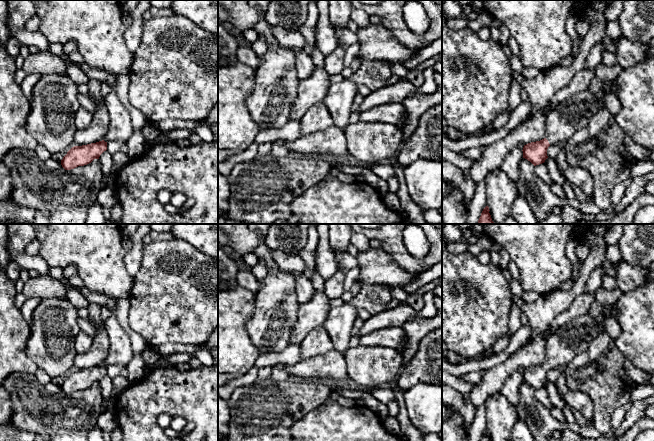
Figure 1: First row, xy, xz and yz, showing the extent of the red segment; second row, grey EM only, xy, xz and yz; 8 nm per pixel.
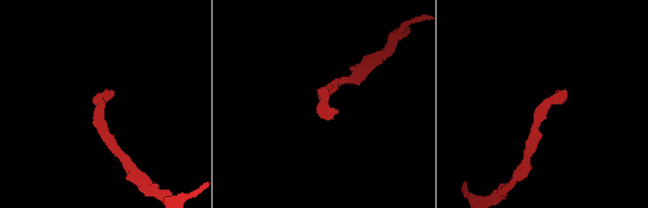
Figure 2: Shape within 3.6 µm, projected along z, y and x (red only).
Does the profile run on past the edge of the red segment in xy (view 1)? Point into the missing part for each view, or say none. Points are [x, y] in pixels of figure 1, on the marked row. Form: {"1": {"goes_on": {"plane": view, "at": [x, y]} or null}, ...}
{"1": {"goes_on": null}}

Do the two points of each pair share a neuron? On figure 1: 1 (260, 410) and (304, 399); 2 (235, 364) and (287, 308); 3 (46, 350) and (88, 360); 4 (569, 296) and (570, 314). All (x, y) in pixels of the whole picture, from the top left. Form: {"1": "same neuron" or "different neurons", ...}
{"1": "same neuron", "2": "different neurons", "3": "different neurons", "4": "different neurons"}

